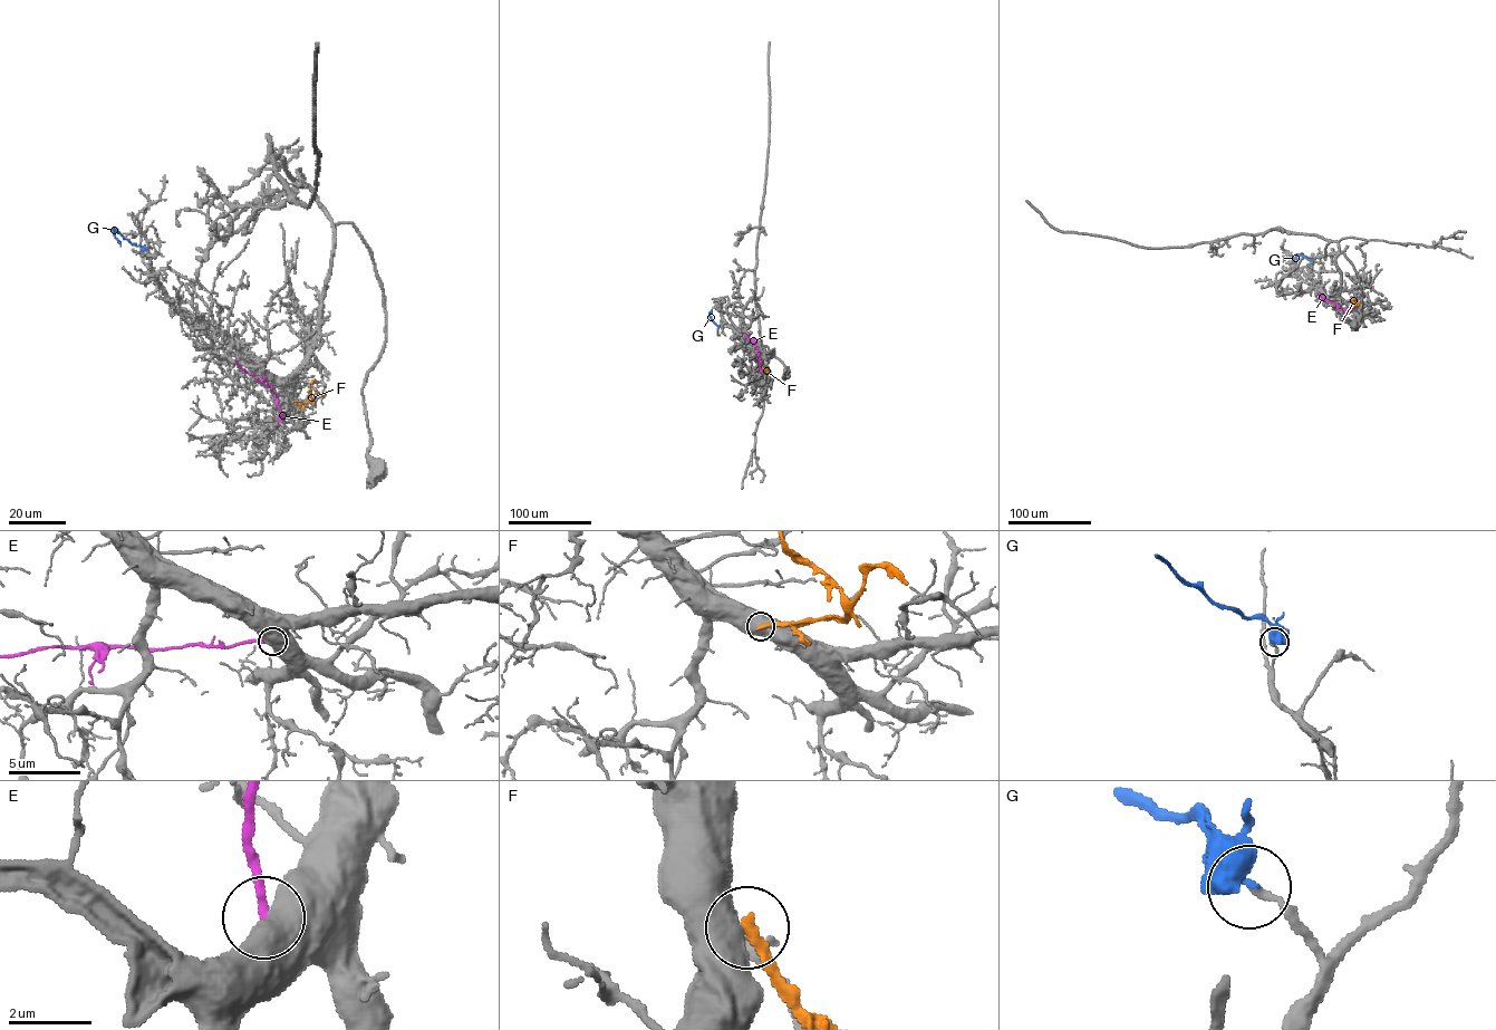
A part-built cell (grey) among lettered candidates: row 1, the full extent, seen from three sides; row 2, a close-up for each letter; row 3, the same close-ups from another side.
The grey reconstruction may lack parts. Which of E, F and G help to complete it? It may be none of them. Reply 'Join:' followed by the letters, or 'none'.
Join: none

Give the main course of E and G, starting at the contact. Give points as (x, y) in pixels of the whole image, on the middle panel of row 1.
E: (760, 371), (755, 344), (745, 334)
G: (718, 327), (710, 316), (712, 309)

